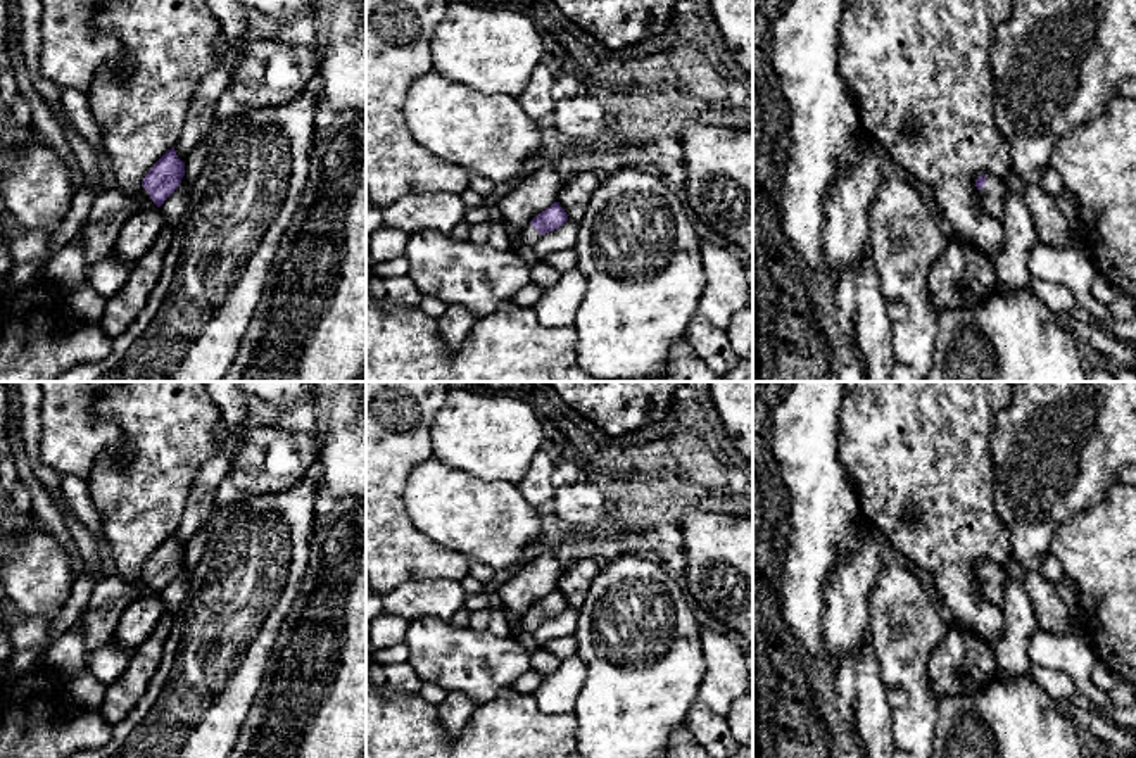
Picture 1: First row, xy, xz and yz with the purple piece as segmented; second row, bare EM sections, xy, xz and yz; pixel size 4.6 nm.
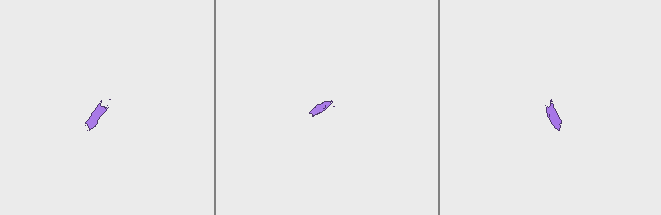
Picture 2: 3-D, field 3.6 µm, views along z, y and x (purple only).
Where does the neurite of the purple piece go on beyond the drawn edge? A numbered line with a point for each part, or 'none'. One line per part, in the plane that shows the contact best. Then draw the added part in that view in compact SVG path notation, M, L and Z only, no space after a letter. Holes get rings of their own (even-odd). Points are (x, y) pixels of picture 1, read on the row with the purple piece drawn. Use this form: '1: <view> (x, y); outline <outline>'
1: xy (109, 211); outline M142 186L138 197L124 197L116 188L104 188L93 200L86 223L81 228L85 243L85 262L88 268L107 256L126 219L145 204L154 204L148 192Z

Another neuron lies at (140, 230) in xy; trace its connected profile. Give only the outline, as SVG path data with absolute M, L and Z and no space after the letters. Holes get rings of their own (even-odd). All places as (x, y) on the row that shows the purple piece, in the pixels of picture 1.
M155 204L142 205L123 224L114 245L116 254L133 266L152 247L162 228L161 207Z

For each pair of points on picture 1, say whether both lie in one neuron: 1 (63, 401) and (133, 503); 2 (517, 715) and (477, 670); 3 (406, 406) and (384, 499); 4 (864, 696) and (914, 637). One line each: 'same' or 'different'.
1: different
2: different
3: same
4: different

